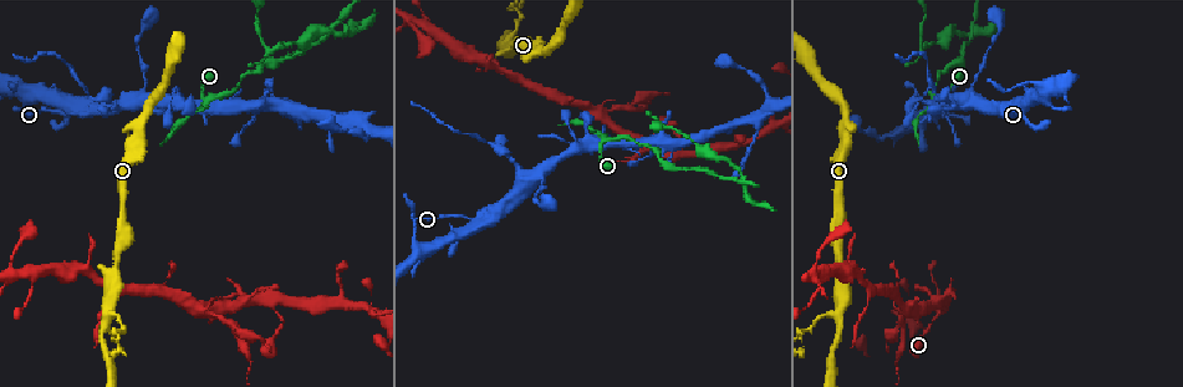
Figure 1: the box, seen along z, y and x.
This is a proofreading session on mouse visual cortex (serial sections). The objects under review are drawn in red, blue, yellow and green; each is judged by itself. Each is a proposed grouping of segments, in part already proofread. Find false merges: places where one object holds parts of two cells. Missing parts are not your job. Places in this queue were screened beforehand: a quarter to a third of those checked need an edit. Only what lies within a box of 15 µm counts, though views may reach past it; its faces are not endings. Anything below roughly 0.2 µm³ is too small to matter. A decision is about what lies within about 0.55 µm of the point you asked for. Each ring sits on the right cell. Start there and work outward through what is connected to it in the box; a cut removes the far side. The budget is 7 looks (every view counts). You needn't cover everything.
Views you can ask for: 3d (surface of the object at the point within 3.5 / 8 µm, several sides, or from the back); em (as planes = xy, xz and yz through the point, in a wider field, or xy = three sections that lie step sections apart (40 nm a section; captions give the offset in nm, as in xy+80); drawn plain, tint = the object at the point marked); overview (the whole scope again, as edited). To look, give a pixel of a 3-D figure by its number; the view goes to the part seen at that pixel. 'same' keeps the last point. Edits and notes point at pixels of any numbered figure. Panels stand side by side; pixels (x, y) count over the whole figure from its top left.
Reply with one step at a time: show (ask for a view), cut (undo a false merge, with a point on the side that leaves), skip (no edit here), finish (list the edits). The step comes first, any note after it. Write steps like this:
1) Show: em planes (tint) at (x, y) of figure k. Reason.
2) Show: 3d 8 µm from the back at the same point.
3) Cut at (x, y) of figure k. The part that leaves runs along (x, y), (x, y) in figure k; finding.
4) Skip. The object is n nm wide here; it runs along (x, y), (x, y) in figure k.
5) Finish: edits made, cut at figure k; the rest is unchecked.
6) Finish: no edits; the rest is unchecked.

Show: 3d 3.5 µm at (908, 307) of figure 1. Three arms meet.

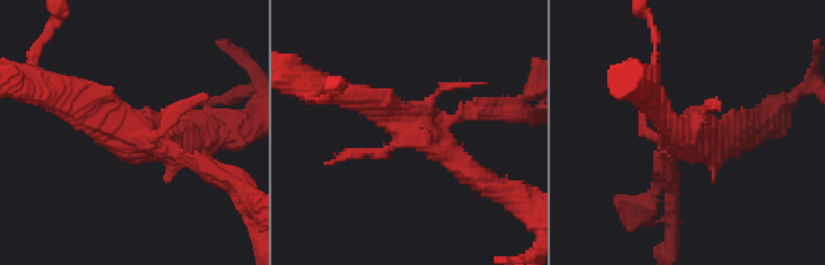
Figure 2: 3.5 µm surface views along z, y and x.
Show: em xy step 5 (tint) at (143, 134) of figure 2.

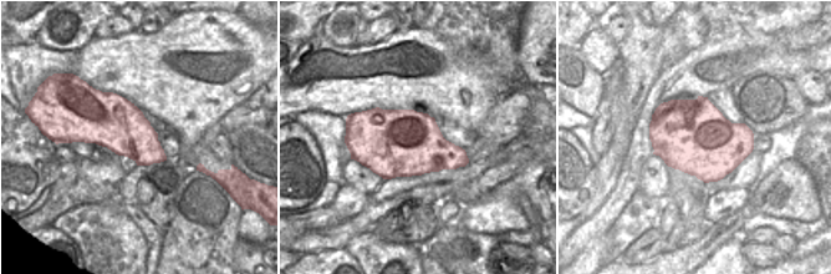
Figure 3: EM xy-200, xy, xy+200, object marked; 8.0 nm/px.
Show: em xy step 1 (tint) at the same point.

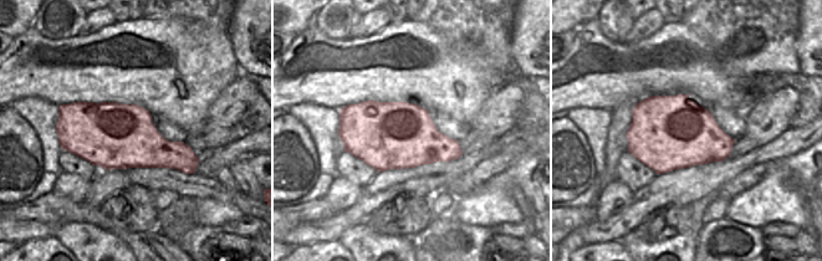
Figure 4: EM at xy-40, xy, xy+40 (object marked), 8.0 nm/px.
Cut at (214, 181) of figure 2. The object is 550 nm wide here; the part that leaves runs along (178, 153), (198, 157), (251, 195) in figure 2; a second cell is stuck on.

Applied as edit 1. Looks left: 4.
Show: overview. See it whole again.

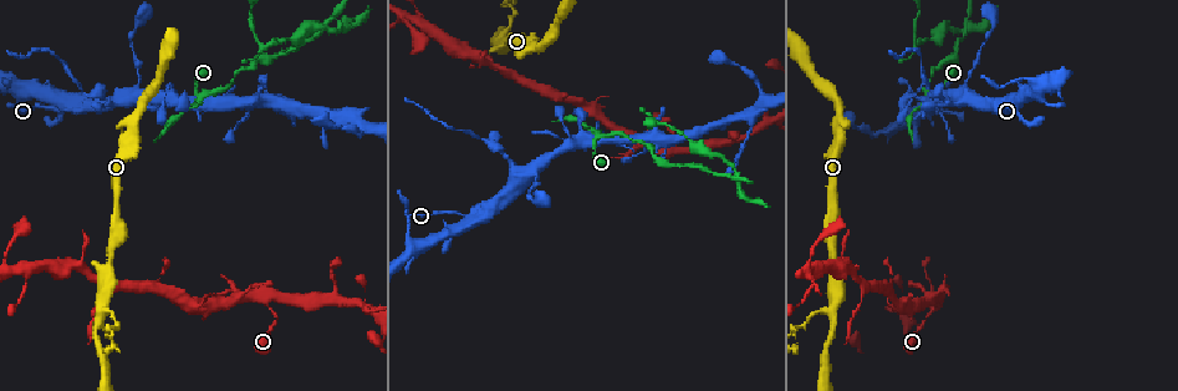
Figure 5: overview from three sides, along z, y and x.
Show: 3d 3.5 µm at (821, 271) of figure 5. Two arms in line, one across.

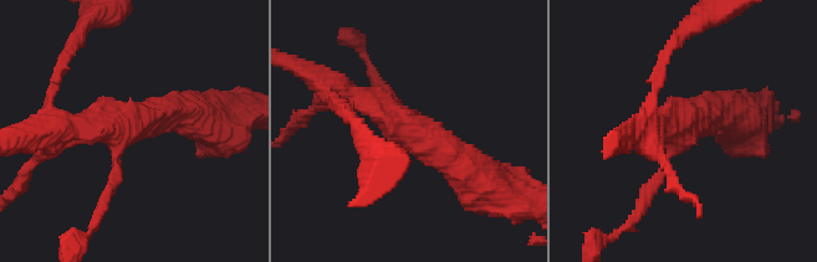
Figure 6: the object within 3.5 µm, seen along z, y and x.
Skip. It runs along (466, 170), (376, 104), (326, 94) in figure 6; one cell here.

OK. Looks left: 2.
Show: 3d 3.5 µm at (50, 108) of figure 5. Narrows sharply.

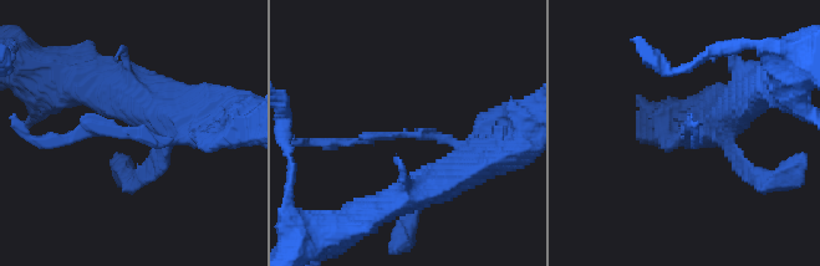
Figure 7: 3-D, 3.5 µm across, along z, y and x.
Show: em xy step 1 (tint) at (130, 132) of figure 7.

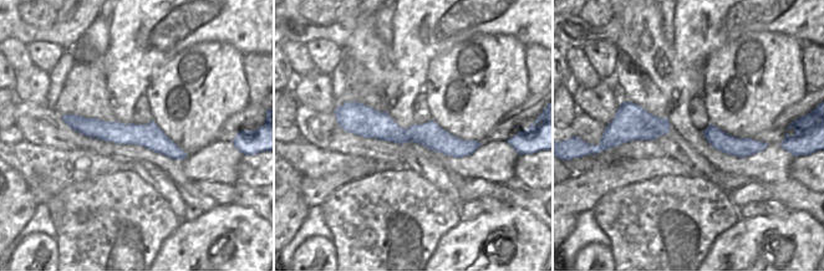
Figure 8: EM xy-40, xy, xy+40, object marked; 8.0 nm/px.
Skip. It runs along (349, 123), (476, 144) in figure 8; continuous, no second cell.

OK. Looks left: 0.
Finish: edits made, cut at figure 2; the rest is unchecked.

